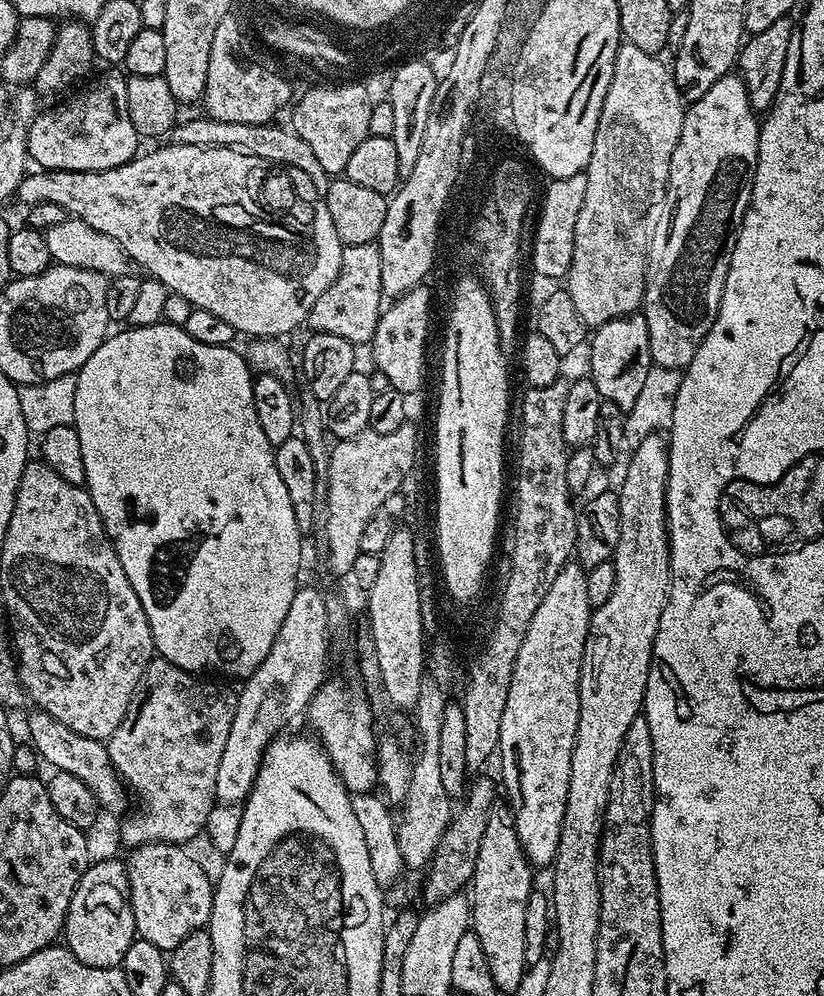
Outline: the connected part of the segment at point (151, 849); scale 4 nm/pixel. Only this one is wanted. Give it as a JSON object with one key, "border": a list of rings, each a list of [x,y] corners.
{"border":[[[143,844],[131,849],[126,856],[130,902],[134,910],[134,926],[139,939],[154,942],[164,953],[171,953],[192,932],[201,931],[212,913],[213,877],[204,873],[204,868],[188,853],[187,847],[178,844]]]}

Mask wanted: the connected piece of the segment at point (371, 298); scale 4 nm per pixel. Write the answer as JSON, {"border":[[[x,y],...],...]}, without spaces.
{"border":[[[379,243],[349,244],[342,254],[338,278],[334,278],[334,282],[330,282],[330,286],[319,296],[318,302],[314,302],[306,324],[312,332],[338,334],[338,338],[346,338],[346,342],[368,346],[374,338],[385,300]]]}

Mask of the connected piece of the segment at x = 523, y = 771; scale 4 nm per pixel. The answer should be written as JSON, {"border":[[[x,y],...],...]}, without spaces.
{"border":[[[578,562],[564,564],[558,570],[558,578],[554,578],[550,590],[546,590],[546,598],[534,610],[534,618],[530,618],[530,626],[526,630],[526,638],[522,638],[522,646],[518,646],[518,658],[514,662],[514,674],[510,678],[510,694],[506,694],[506,711],[502,713],[502,730],[500,731],[500,747],[498,749],[498,760],[500,756],[500,772],[504,775],[502,788],[508,791],[508,800],[512,803],[510,819],[518,834],[518,842],[526,854],[526,858],[534,865],[551,865],[556,858],[558,850],[558,838],[562,834],[562,818],[566,814],[566,794],[570,790],[570,758],[574,750],[574,738],[578,730],[578,710],[580,709],[580,671],[582,670],[582,658],[586,646],[586,634],[590,626],[593,608],[590,606],[590,598],[586,598],[586,578],[588,573]]]}

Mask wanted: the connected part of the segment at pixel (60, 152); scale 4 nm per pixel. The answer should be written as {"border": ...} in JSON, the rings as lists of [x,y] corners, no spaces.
{"border":[[[108,76],[93,88],[69,98],[57,108],[41,111],[27,125],[28,155],[33,165],[53,172],[101,172],[122,166],[137,155],[141,137],[130,122],[126,86],[121,77]]]}

